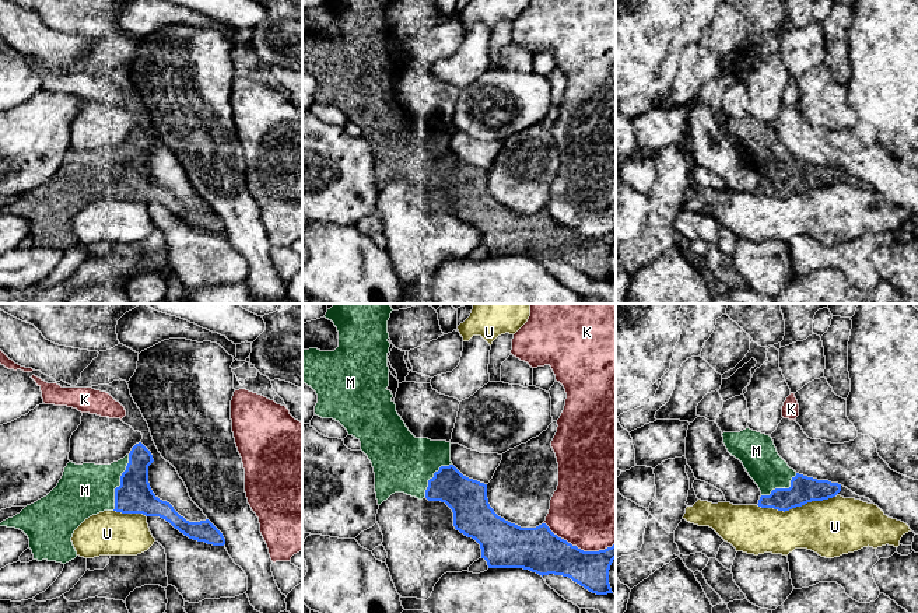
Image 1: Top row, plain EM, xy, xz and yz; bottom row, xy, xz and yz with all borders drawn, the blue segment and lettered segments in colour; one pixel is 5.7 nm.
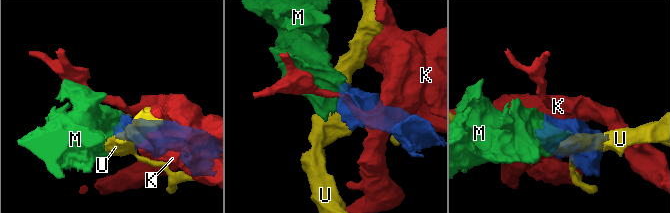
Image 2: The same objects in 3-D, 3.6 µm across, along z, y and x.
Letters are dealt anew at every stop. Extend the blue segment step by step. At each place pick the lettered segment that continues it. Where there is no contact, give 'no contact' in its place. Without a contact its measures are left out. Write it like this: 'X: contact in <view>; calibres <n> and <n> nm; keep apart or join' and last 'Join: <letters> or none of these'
K: contact in xz; calibres 260 and 480 nm; keep apart
M: contact in xy; calibres 200 and 300 nm; join
U: contact in yz; calibres 150 and 320 nm; keep apart
Join: M

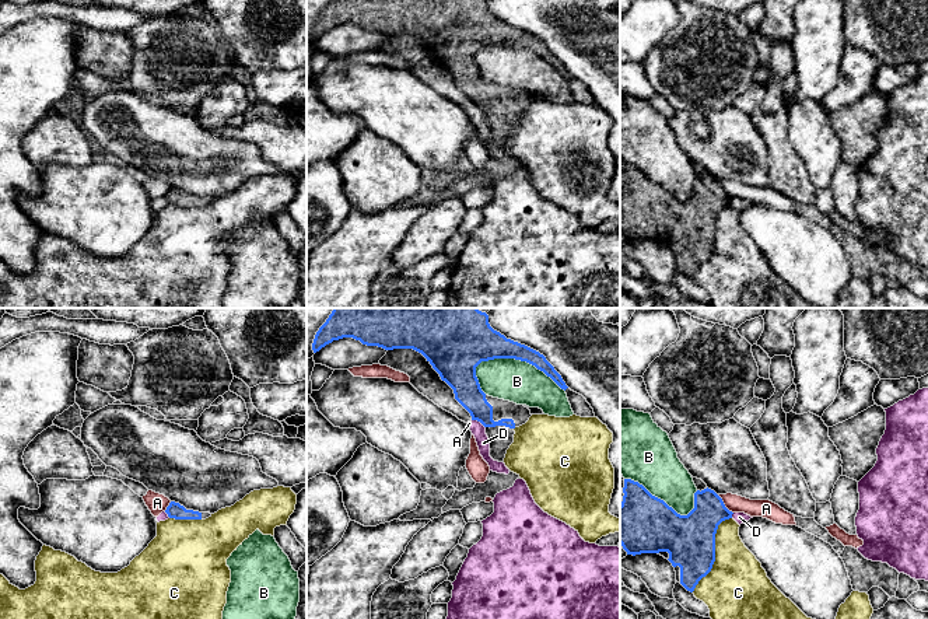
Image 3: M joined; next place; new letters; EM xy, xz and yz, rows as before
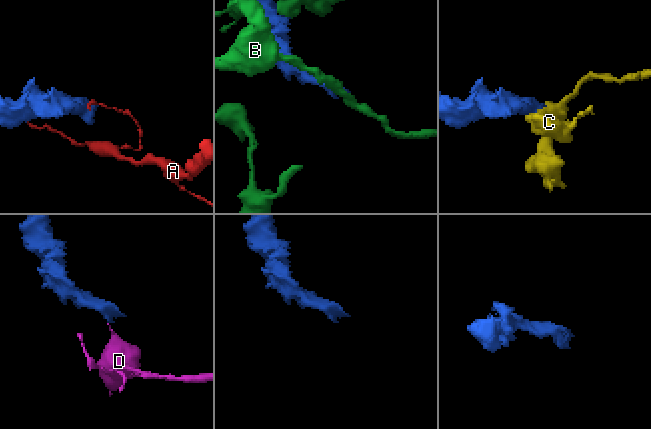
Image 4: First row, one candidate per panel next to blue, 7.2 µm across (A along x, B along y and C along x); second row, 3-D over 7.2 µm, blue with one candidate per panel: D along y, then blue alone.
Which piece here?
A: contact in yz; calibres 260 and 110 nm; keep apart
B: contact in xz; calibres 220 and 240 nm; keep apart
C: contact in yz; calibres 280 and 360 nm; keep apart
D: contact in xz; calibres 160 and 80 nm; keep apart
Join: none of these

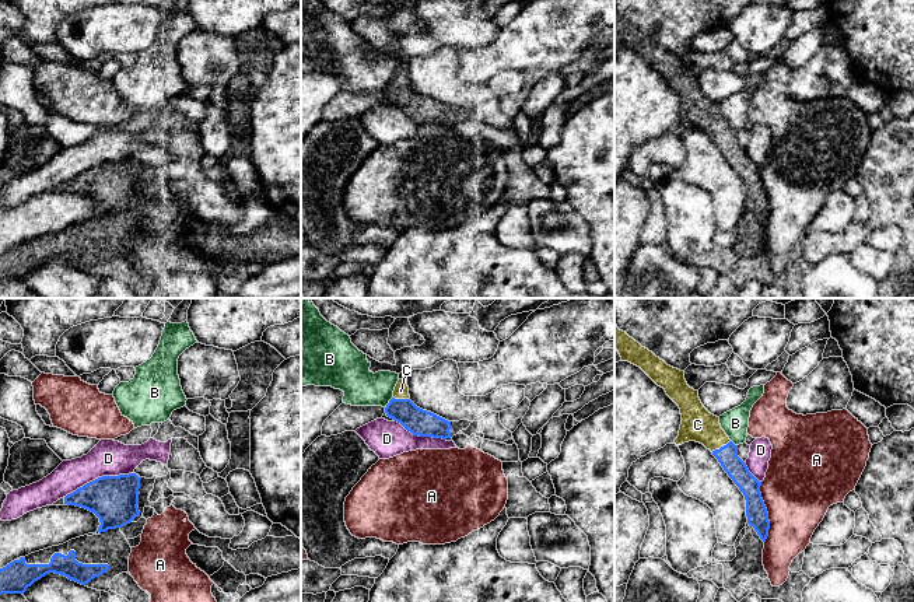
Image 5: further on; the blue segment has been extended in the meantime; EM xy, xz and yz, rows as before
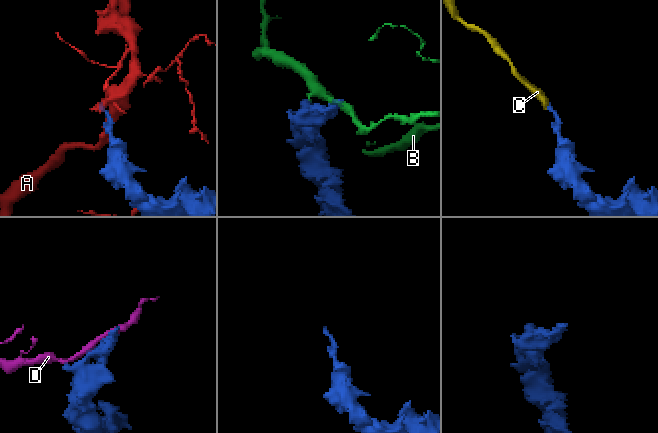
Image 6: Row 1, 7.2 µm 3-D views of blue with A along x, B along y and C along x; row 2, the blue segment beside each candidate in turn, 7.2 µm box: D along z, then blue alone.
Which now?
A: contact in yz; calibres 130 and 420 nm; keep apart
B: contact in xz; calibres 150 and 200 nm; keep apart
C: contact in yz; calibres 120 and 190 nm; join
D: contact in xy; calibres 280 and 200 nm; keep apart
Join: C

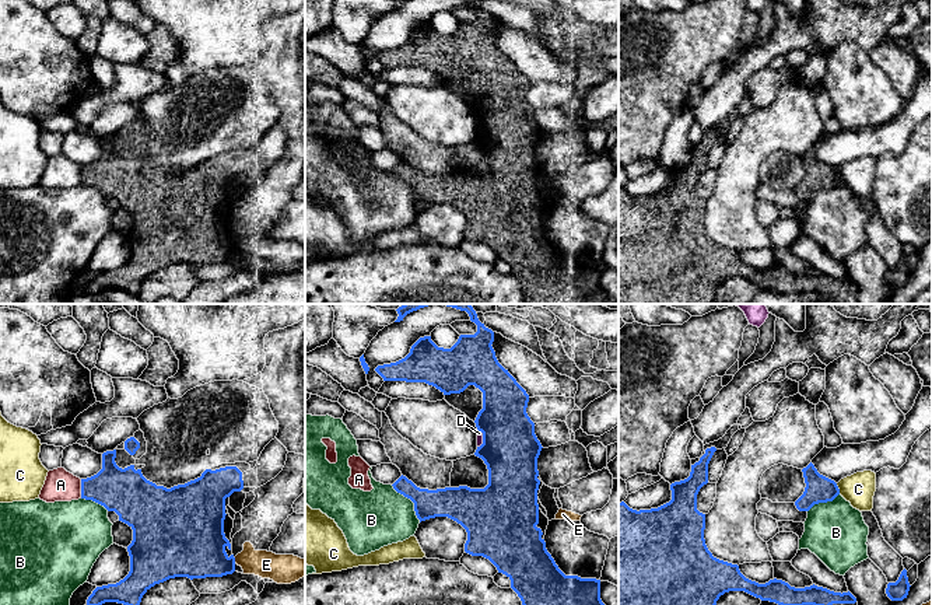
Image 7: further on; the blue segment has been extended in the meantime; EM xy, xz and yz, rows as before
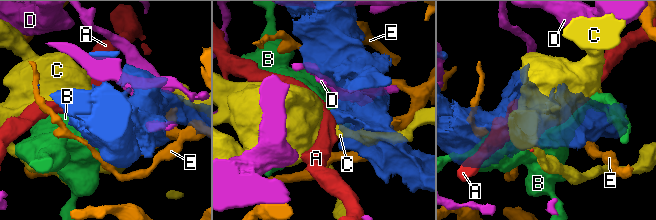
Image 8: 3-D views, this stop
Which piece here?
A: contact in xy; calibres 260 and 180 nm; keep apart
B: contact in xz; calibres 190 and 320 nm; keep apart
C: contact in yz; calibres 160 and 180 nm; keep apart
D: contact in xz; calibres 320 and 30 nm; keep apart
E: contact in xy; calibres 360 and 160 nm; keep apart
Join: none of these

